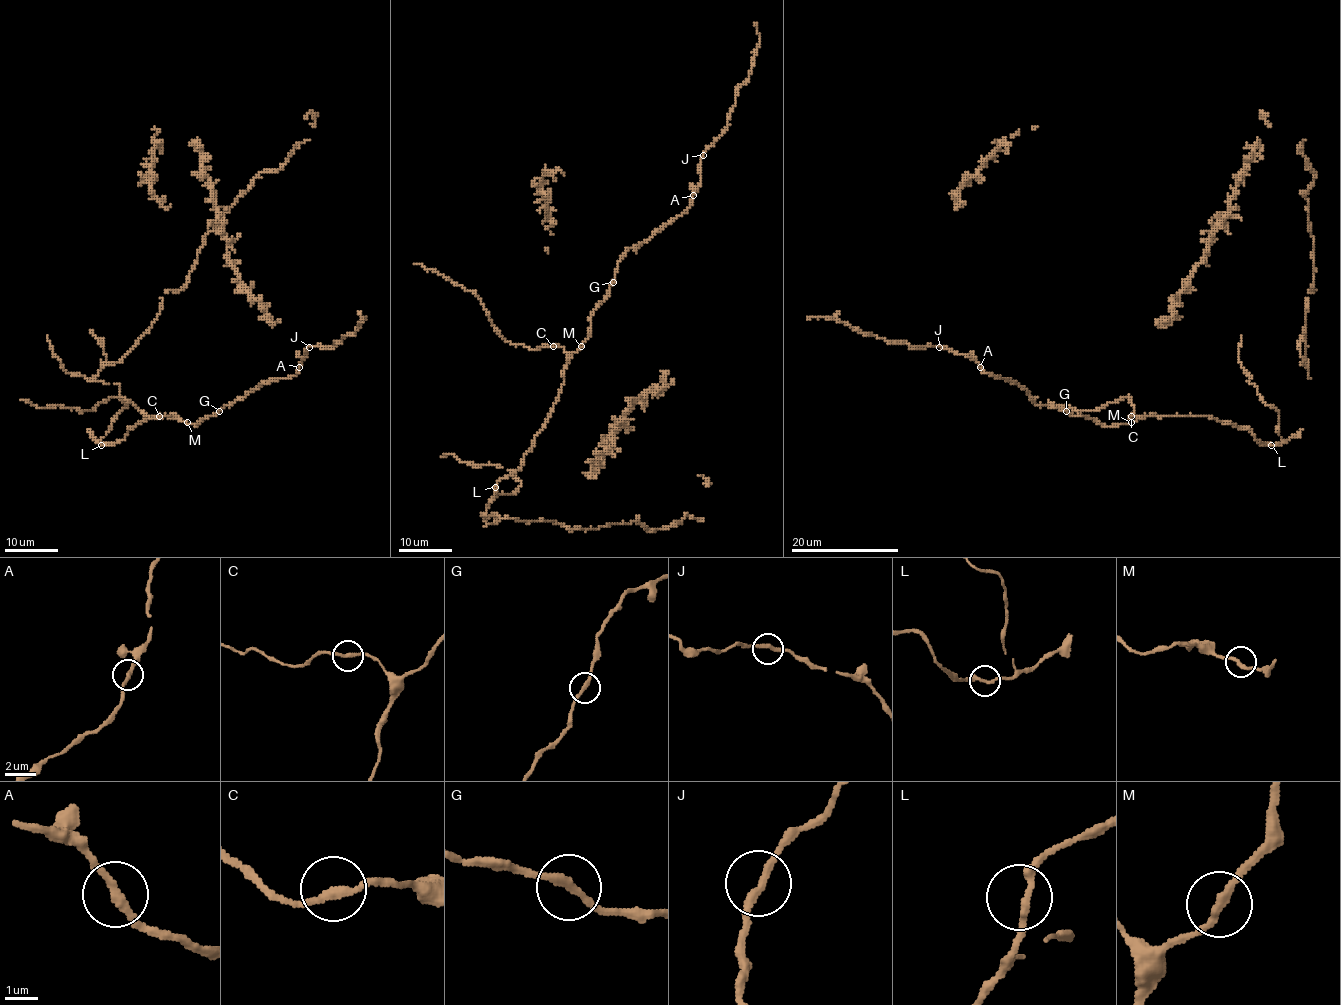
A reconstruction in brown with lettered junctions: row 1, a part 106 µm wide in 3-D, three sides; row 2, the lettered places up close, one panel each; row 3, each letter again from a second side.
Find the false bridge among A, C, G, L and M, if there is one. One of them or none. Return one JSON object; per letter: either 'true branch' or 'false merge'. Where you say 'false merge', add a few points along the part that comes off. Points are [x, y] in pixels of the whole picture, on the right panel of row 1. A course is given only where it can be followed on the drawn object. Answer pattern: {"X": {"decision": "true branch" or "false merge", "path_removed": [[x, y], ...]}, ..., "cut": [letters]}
{"A": {"decision": "true branch"}, "C": {"decision": "true branch"}, "G": {"decision": "true branch"}, "L": {"decision": "true branch"}, "M": {"decision": "true branch"}, "cut": []}

